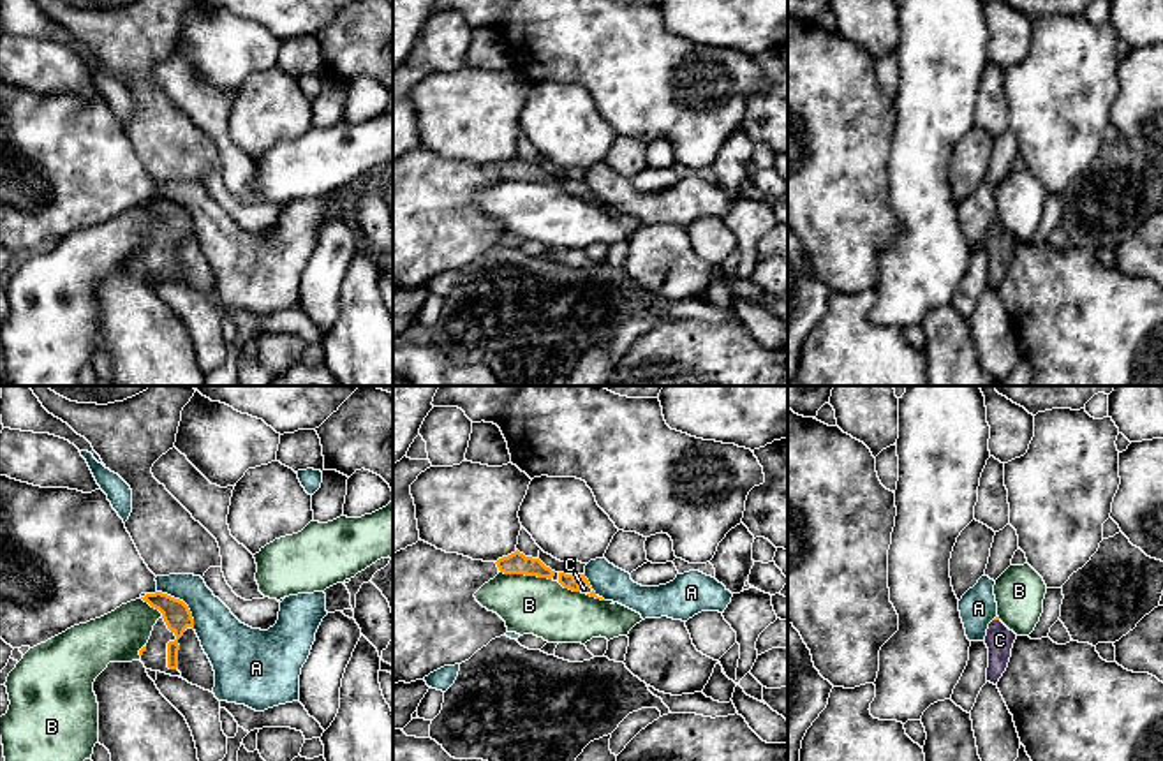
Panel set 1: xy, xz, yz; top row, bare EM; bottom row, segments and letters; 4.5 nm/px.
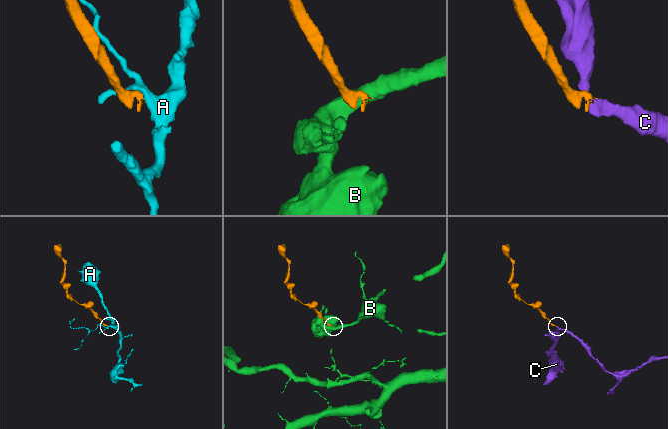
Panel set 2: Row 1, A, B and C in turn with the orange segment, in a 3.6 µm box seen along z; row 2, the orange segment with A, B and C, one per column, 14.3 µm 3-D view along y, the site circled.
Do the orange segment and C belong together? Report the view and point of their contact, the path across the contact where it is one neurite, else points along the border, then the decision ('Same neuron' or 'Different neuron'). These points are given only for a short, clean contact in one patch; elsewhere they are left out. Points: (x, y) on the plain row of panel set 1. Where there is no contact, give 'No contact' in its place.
Touches orange at xz (585, 189). Path across: xz (571, 187), (585, 189), (584, 194). Same neuron

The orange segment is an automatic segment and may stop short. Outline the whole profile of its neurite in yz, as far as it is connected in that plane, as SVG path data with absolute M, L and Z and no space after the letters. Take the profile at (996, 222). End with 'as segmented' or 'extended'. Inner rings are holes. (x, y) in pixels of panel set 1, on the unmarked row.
M996 222L987 234L985 250L989 254L987 287L997 289L1008 273L1011 254L1017 240L1010 236L999 222Z; extended

